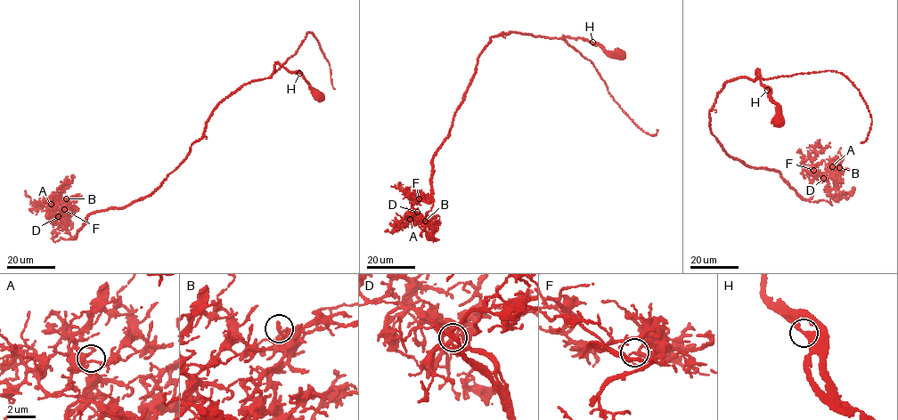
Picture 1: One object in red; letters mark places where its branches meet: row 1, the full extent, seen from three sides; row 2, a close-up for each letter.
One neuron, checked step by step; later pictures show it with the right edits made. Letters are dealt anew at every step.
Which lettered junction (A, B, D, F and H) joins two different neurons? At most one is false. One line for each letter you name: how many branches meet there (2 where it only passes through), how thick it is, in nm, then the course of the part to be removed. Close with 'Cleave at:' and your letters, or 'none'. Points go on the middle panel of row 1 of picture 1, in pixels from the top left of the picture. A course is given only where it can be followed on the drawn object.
Cleave at: none

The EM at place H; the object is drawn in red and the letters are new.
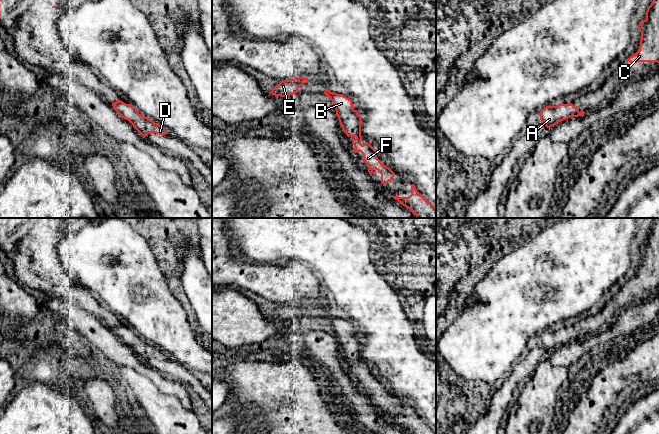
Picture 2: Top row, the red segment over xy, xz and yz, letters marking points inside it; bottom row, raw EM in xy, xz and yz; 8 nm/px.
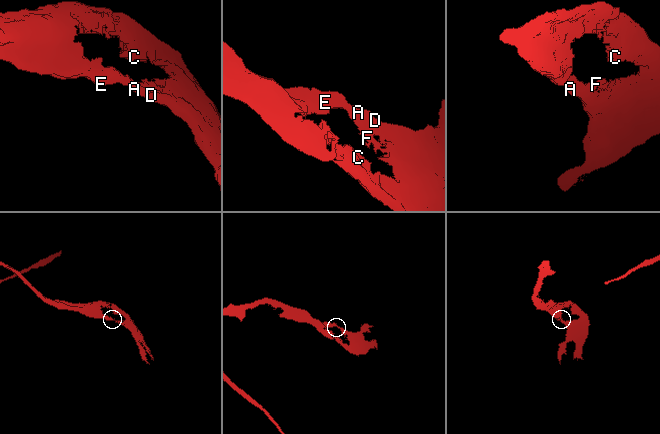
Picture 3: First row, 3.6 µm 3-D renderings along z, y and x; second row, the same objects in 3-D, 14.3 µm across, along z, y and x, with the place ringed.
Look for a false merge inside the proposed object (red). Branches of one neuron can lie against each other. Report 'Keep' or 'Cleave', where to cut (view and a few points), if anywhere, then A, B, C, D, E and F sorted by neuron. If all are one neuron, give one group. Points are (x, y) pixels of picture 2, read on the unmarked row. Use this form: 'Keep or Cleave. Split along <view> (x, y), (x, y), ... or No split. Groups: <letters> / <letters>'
Keep. No split. Groups: A B C D E F

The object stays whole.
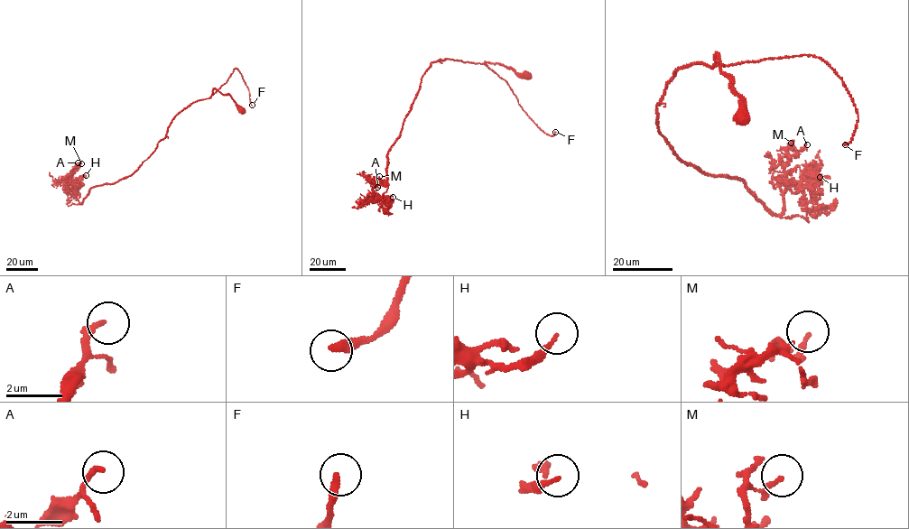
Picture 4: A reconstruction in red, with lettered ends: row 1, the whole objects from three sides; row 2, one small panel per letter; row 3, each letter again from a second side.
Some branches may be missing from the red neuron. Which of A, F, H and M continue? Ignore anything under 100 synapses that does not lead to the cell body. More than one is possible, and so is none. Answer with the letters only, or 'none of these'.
F

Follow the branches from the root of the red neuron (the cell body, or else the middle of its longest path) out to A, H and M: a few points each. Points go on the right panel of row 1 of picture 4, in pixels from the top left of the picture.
A: (743, 118), (717, 54), (679, 68), (656, 107), (676, 156), (739, 178), (777, 215), (772, 166), (807, 144)
H: (743, 118), (717, 54), (679, 68), (656, 107), (676, 156), (739, 178), (777, 215), (785, 187), (820, 177)
M: (743, 118), (717, 54), (679, 68), (656, 107), (676, 156), (739, 178), (777, 215), (772, 166), (791, 143)

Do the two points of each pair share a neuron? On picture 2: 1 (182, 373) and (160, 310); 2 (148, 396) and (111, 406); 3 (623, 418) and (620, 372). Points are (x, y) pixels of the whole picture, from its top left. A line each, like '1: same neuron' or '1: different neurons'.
1: different neurons
2: different neurons
3: different neurons

